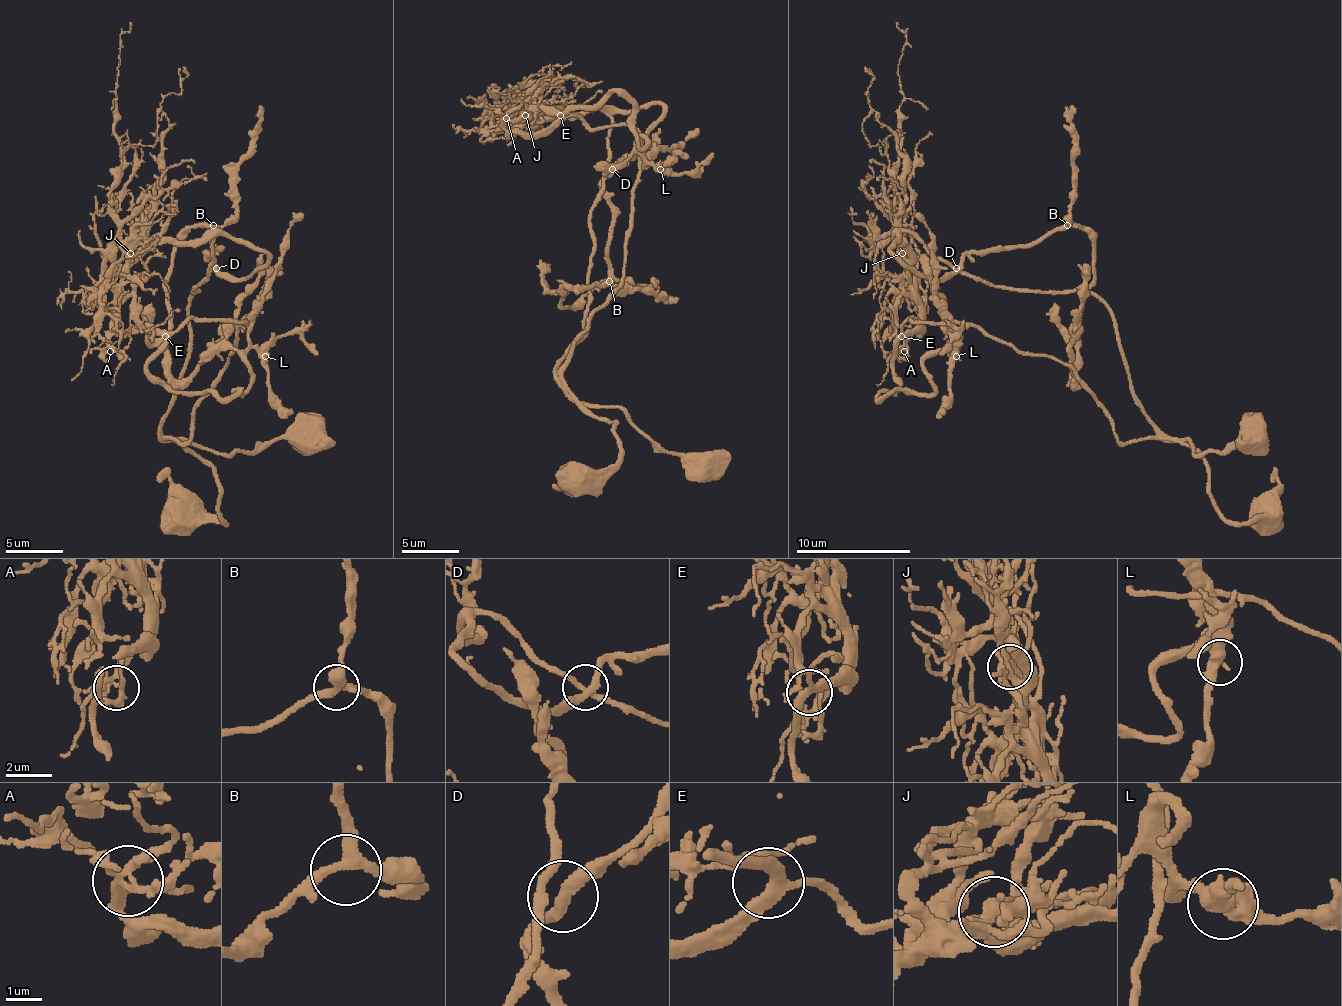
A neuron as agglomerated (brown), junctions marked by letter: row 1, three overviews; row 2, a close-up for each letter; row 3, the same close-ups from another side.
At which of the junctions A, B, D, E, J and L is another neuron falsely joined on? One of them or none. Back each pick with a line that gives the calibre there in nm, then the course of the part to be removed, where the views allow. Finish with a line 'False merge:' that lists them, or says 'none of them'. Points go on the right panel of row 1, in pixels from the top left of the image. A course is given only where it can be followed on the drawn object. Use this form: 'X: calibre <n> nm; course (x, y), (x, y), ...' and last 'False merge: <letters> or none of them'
J: calibre 360 nm; course (901, 253), (910, 231), (996, 288), (1090, 291), (1136, 405), (1193, 454), (1262, 422)
False merge: J

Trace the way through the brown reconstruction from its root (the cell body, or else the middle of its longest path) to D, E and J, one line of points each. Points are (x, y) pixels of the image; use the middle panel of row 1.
D: (577, 478), (612, 467), (620, 449), (615, 424), (557, 378), (586, 332), (589, 209), (612, 169)
E: (577, 478), (612, 467), (620, 449), (615, 424), (569, 389), (563, 366), (623, 275), (640, 135), (560, 115)
J: (577, 478), (620, 449), (615, 424), (557, 378), (586, 332), (612, 120), (526, 115)

